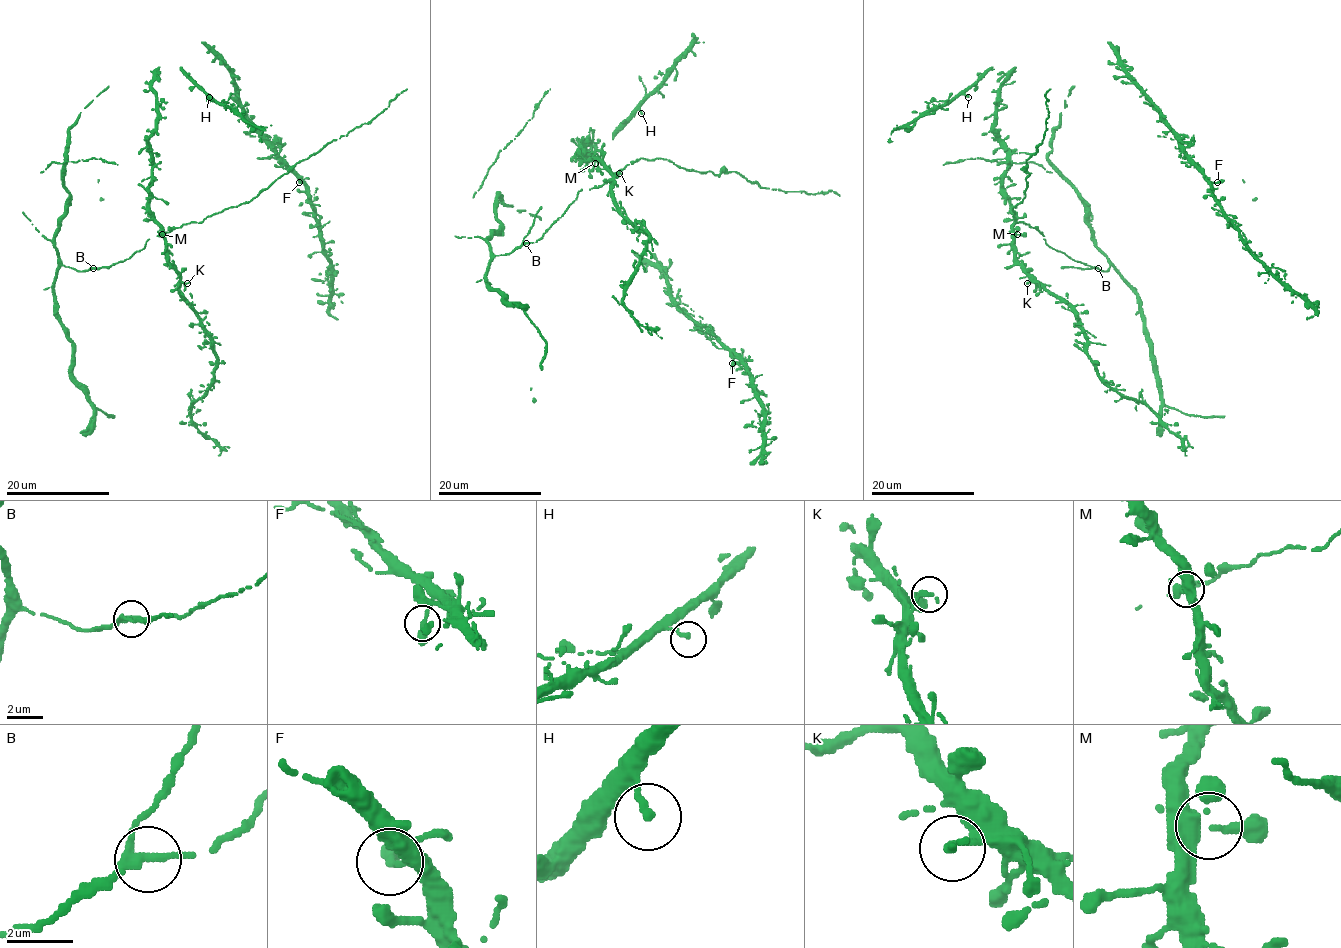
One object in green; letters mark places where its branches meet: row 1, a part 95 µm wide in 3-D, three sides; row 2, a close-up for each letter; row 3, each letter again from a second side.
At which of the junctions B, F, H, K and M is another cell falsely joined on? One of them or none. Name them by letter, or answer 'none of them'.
none of them

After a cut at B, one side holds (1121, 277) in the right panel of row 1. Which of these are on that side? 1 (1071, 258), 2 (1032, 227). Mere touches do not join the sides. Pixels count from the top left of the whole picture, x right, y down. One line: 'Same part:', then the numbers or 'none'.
Same part: none

